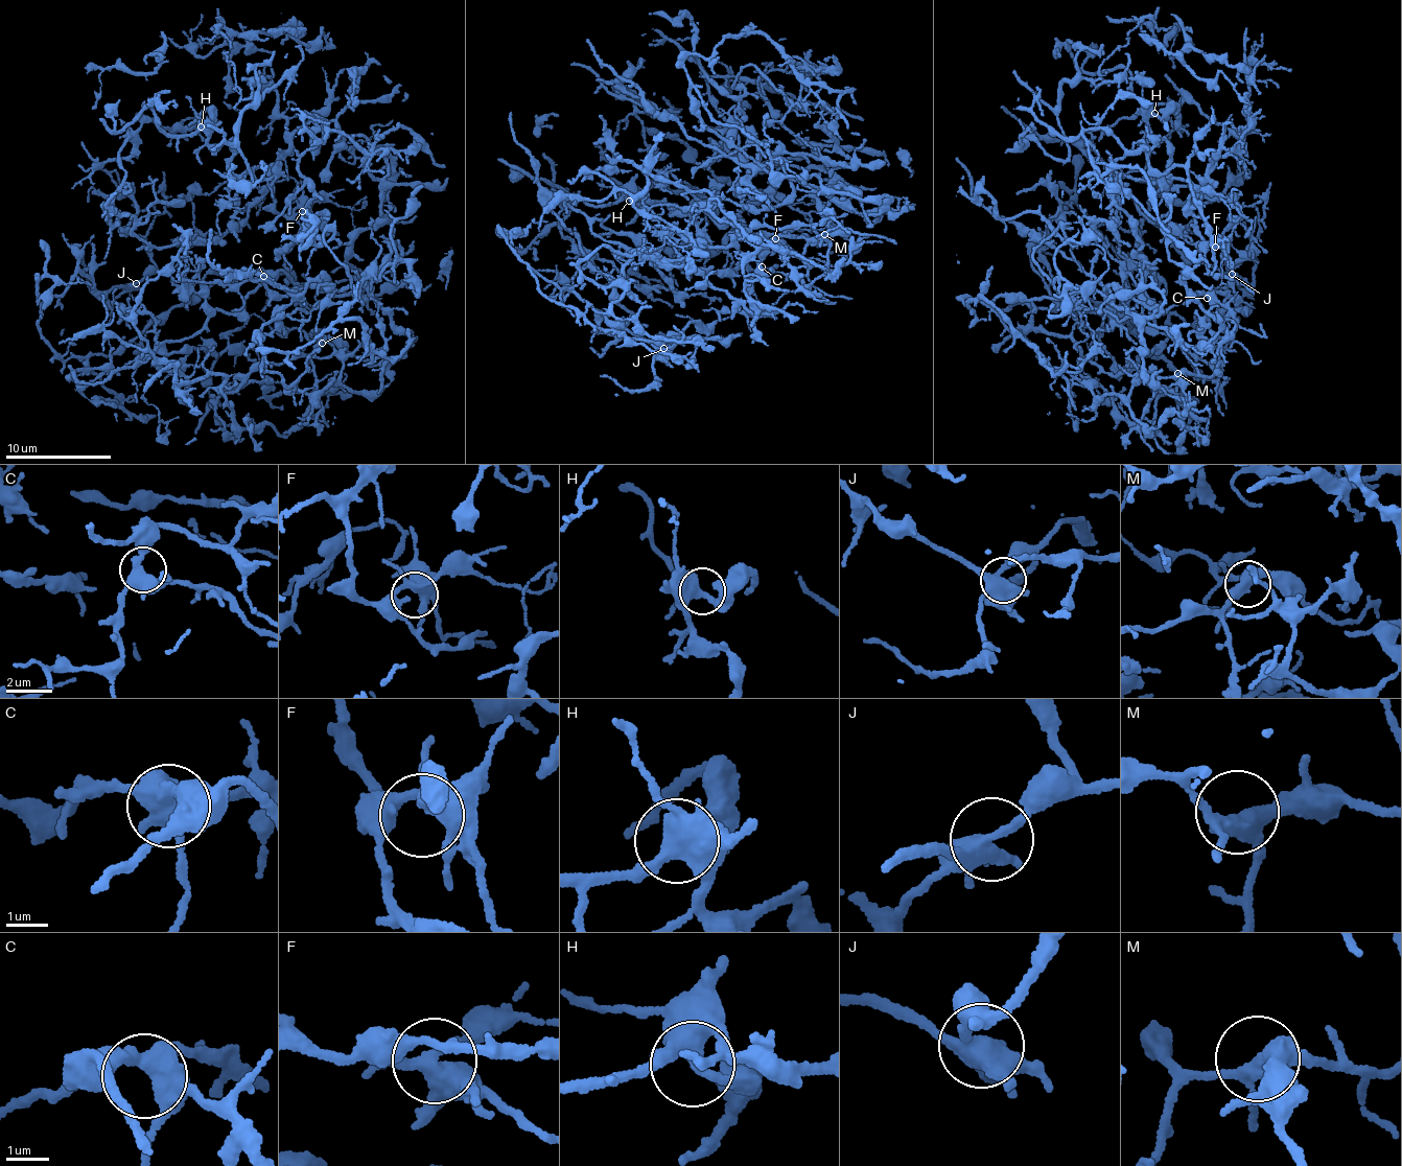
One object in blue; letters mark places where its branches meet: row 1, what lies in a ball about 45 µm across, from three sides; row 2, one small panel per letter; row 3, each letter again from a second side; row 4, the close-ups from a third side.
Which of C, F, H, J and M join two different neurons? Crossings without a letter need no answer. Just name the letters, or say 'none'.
none

